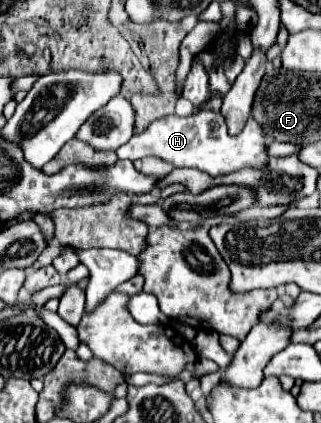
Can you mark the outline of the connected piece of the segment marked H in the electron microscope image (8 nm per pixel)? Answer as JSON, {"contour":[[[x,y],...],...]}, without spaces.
{"contour":[[[202,110],[194,116],[188,118],[178,118],[176,114],[164,116],[156,122],[152,122],[144,132],[138,132],[132,136],[128,144],[116,150],[120,160],[138,160],[146,156],[156,156],[164,162],[170,162],[176,168],[196,168],[202,170],[210,176],[222,176],[236,172],[238,168],[246,166],[258,166],[266,164],[268,154],[266,154],[266,136],[258,122],[254,118],[248,120],[246,128],[238,136],[230,136],[226,130],[224,116],[214,110]]]}

